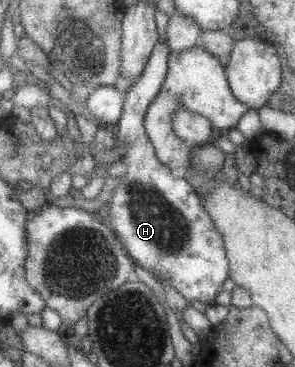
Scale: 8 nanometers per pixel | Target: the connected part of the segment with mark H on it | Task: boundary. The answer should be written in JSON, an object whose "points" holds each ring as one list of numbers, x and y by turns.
{"points":[[168,42,156,49,145,74,127,93,125,114,114,127,120,143,129,148,123,160,128,170,118,178,108,221,117,230,137,265,151,271,161,283,169,280,169,284,188,302,199,300,210,306,215,304,217,294,229,278,229,260,223,236,193,186,187,180,175,177,169,165,160,159,146,124,149,109,169,76,169,52]]}

